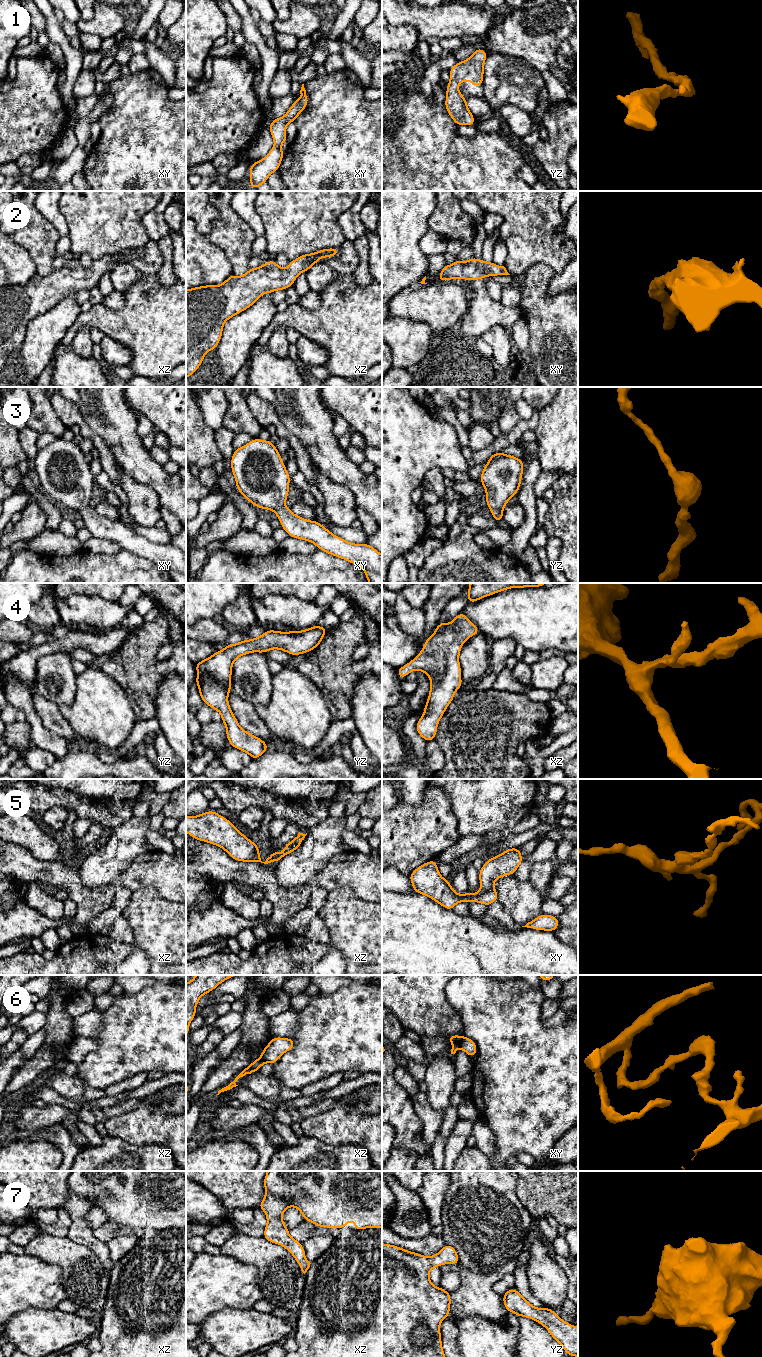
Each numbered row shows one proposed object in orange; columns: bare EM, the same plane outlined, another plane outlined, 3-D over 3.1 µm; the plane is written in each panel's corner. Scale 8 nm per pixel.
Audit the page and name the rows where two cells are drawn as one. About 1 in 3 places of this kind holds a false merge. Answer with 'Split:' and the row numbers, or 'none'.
Split: 5, 6

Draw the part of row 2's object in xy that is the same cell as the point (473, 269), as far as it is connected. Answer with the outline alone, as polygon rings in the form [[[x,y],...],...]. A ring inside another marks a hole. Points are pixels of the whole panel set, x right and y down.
[[[474,256],[468,261],[458,259],[451,265],[445,265],[438,275],[438,281],[450,281],[457,278],[460,281],[468,279],[475,281],[487,276],[510,275],[504,266],[498,266],[493,261],[485,262]]]

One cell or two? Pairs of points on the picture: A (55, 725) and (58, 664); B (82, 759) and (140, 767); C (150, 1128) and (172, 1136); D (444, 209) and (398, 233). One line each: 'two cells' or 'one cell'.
A: two cells
B: one cell
C: one cell
D: two cells

